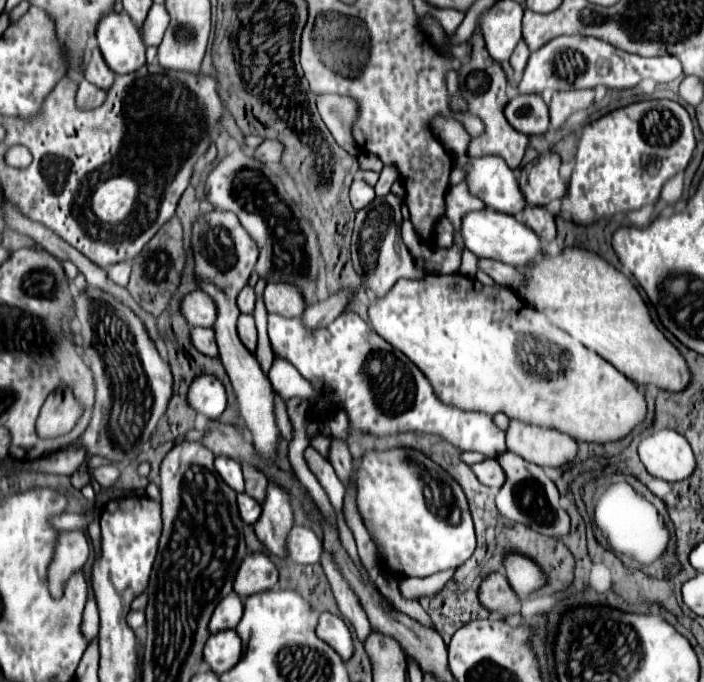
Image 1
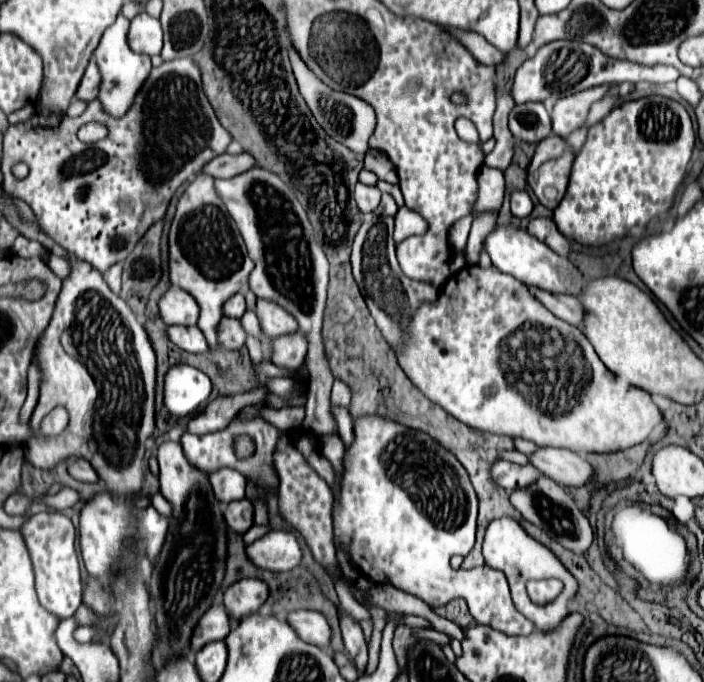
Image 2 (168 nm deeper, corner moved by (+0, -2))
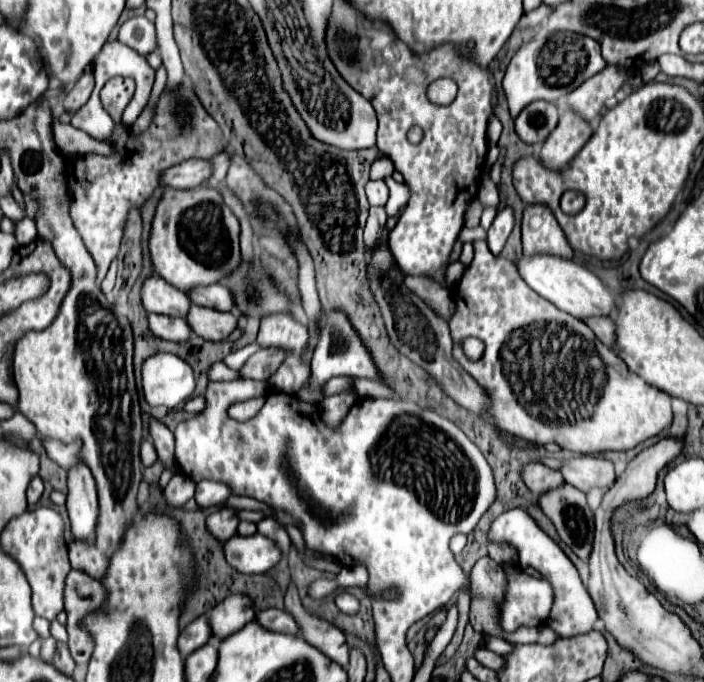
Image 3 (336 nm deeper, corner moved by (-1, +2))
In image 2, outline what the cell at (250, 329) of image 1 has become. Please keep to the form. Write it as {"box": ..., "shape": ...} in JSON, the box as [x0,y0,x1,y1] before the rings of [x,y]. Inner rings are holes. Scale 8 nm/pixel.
{"box":[218,318,246,350],"shape":[[[222,318],[218,340],[226,350],[240,350],[246,344],[246,330],[238,318]]]}

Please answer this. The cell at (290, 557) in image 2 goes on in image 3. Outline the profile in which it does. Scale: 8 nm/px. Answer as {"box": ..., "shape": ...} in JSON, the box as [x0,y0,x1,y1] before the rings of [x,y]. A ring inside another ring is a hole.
{"box":[223,532,281,574],"shape":[[[259,532],[253,536],[235,534],[235,538],[229,538],[223,544],[223,552],[229,566],[241,574],[263,574],[281,558],[281,550],[275,542]]]}

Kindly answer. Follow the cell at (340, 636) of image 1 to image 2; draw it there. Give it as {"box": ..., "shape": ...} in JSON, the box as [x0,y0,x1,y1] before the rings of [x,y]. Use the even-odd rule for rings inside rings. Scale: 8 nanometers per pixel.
{"box":[288,610,332,648],"shape":[[[298,610],[288,614],[288,622],[294,626],[294,630],[298,632],[298,636],[306,642],[312,642],[314,646],[320,648],[328,648],[330,646],[330,638],[332,638],[332,630],[328,620],[314,610]]]}

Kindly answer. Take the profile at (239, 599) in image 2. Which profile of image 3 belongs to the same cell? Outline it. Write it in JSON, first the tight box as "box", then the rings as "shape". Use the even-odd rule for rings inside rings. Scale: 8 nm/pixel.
{"box":[207,594,255,640],"shape":[[[235,594],[217,604],[207,618],[213,636],[223,640],[229,634],[235,634],[235,630],[241,630],[241,626],[245,626],[247,622],[255,620],[255,608],[251,606],[251,600],[247,596]]]}

